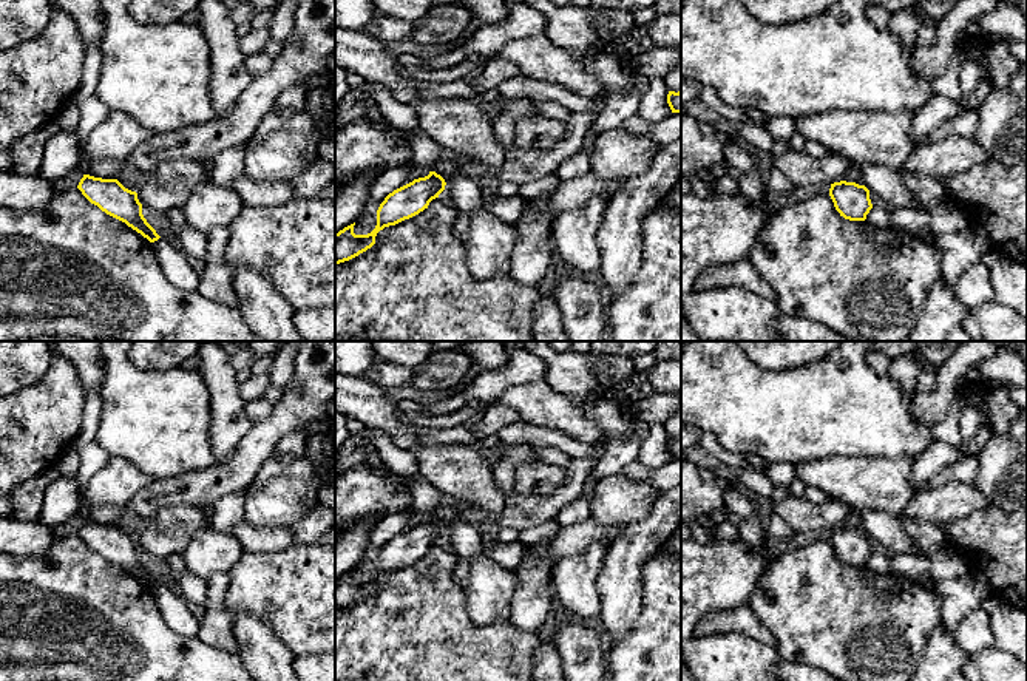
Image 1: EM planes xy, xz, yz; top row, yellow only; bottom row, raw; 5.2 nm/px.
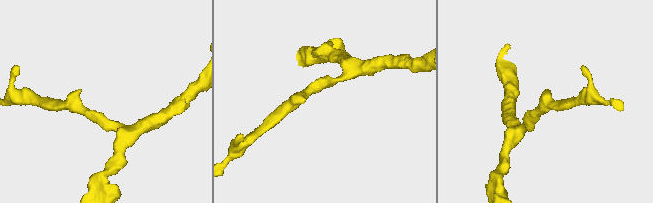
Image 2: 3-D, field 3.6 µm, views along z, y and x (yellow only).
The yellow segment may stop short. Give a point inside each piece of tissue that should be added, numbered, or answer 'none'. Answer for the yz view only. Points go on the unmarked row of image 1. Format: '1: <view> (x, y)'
none

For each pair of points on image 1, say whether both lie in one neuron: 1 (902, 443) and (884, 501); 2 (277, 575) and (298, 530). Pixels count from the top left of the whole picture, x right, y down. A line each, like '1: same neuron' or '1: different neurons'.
1: different neurons
2: different neurons

